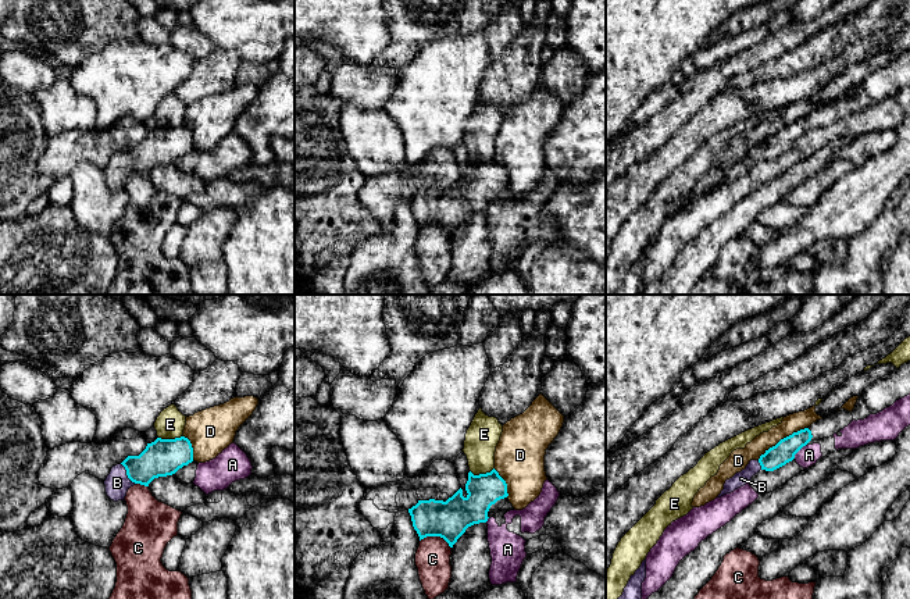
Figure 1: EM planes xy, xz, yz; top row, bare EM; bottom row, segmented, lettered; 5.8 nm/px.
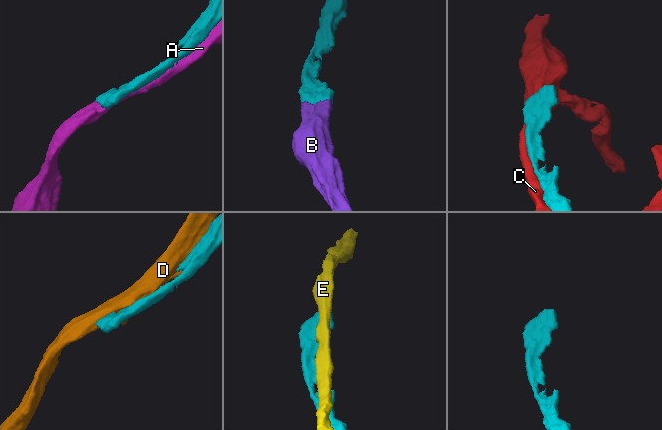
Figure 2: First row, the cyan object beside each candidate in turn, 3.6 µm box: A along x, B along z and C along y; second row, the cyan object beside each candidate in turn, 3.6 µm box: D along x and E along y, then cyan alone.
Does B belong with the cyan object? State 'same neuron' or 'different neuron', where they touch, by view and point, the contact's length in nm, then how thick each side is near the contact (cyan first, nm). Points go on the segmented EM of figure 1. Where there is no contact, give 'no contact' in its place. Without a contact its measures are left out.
same neuron; meets cyan in xy at (127, 474); contact 150 nm long; 220 nm thick on the cyan side, 140 nm on the other

